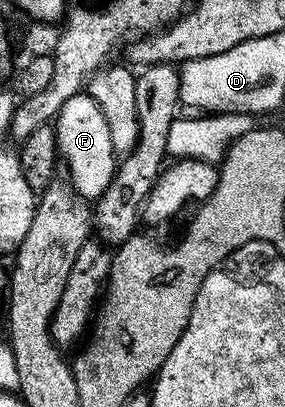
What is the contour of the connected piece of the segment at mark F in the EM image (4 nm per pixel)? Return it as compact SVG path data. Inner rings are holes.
M81 94L64 103L54 121L56 129L56 147L59 159L68 167L66 173L75 192L82 199L95 202L110 186L116 173L118 154L114 150L114 142L110 142L110 126L106 126L106 118L102 118L102 110L94 102L94 98Z

